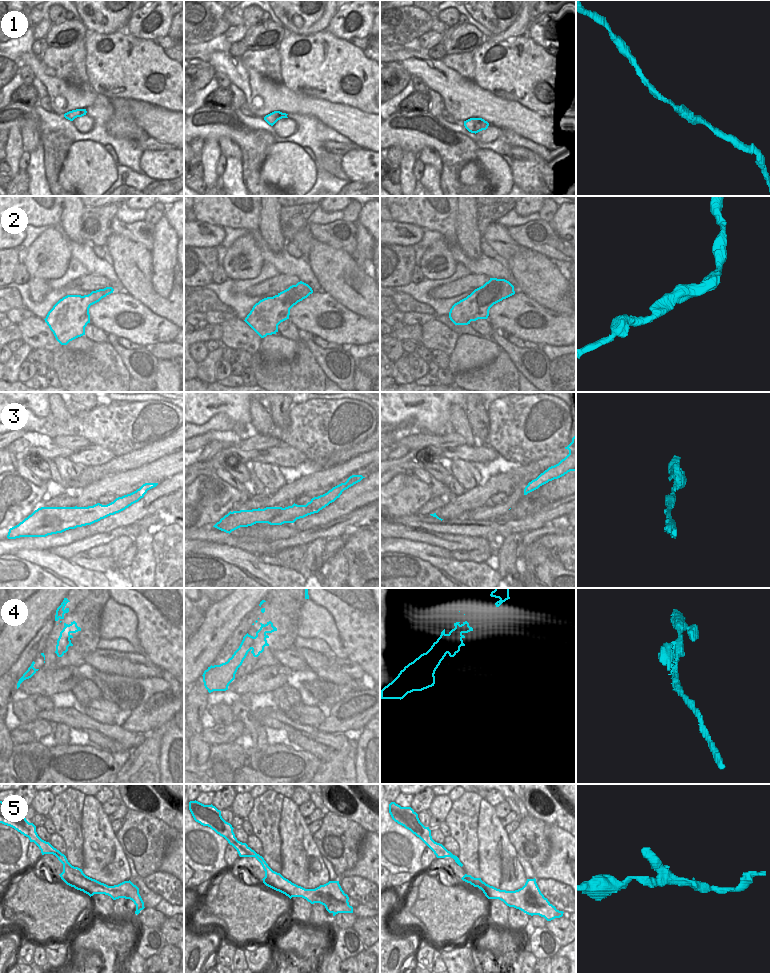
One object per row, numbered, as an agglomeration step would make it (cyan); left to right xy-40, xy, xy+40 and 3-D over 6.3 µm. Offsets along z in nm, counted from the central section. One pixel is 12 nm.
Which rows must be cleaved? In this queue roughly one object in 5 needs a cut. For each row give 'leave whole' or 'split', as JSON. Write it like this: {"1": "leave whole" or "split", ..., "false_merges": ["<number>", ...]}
{"1": "leave whole", "2": "leave whole", "3": "leave whole", "4": "leave whole", "5": "leave whole", "false_merges": []}

